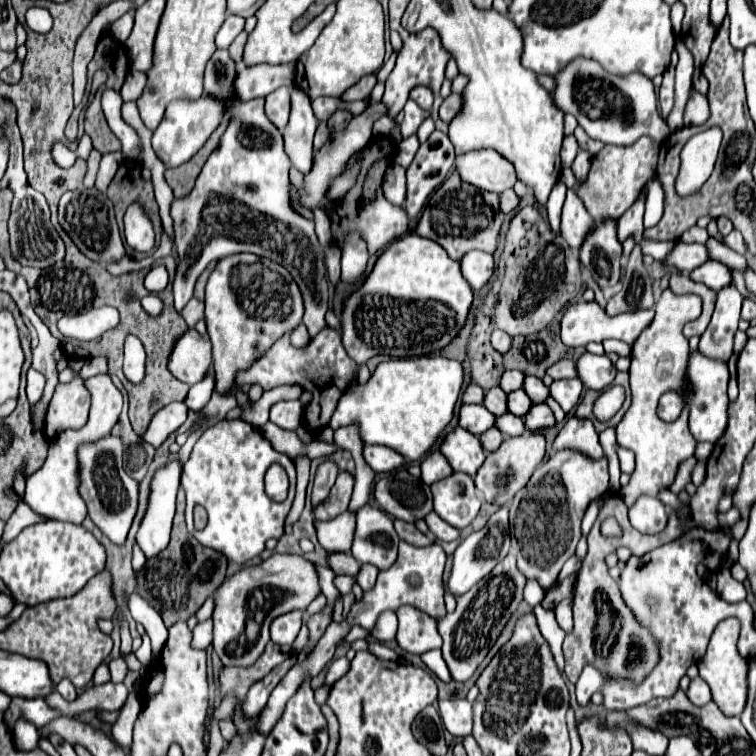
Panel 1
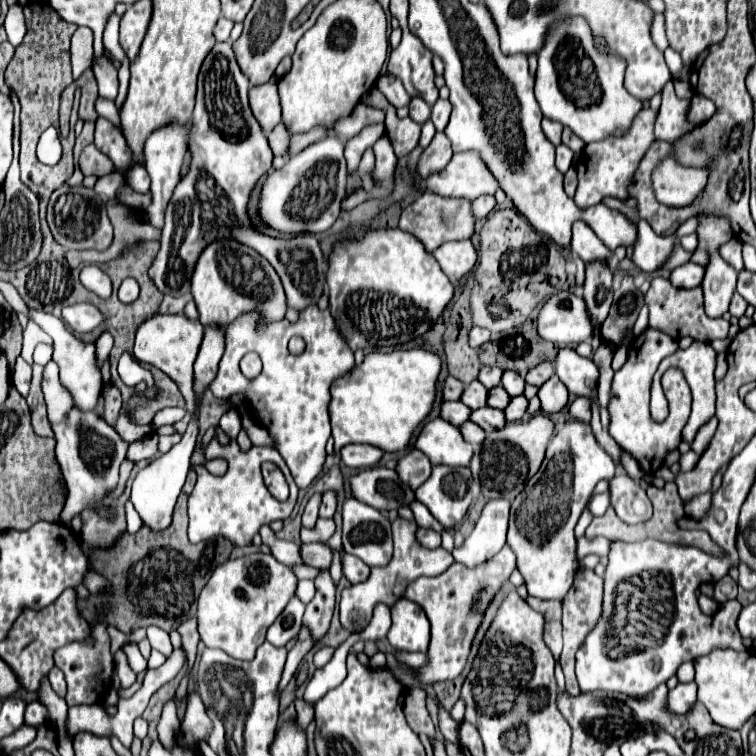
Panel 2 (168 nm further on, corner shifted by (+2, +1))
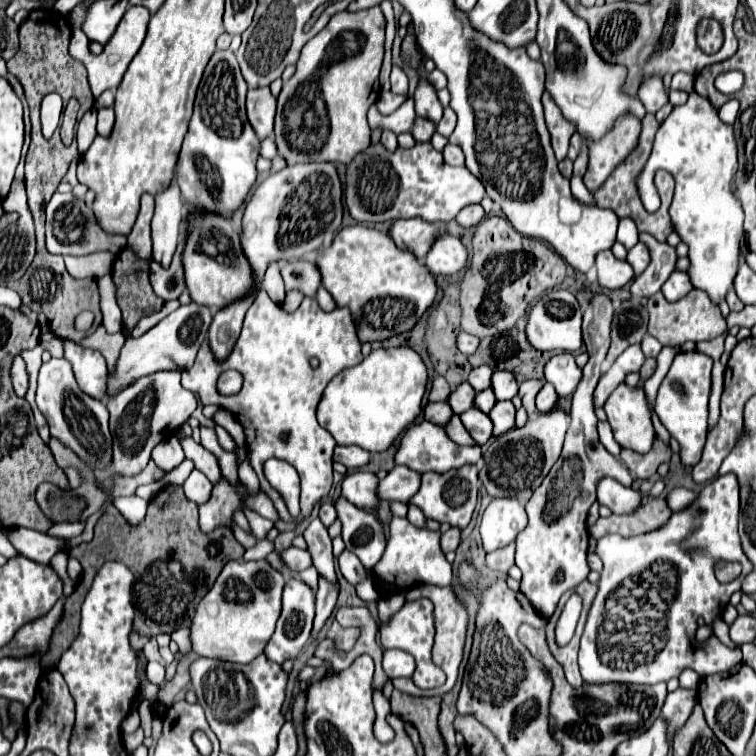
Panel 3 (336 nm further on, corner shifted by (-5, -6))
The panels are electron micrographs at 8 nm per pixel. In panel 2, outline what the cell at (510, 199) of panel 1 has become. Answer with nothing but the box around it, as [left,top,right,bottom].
[472,196,496,218]

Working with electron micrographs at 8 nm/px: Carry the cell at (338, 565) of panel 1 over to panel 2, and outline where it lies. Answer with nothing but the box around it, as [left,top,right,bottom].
[300,544,332,568]

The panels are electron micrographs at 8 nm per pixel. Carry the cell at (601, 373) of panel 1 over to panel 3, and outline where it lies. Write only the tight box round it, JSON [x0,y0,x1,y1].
[545,353,583,397]

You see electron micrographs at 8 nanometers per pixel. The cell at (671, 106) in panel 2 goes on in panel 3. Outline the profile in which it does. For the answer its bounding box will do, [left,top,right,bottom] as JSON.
[639,93,743,305]

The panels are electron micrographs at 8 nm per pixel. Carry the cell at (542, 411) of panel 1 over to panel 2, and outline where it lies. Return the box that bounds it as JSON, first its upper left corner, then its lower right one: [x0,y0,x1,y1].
[504,396,528,422]

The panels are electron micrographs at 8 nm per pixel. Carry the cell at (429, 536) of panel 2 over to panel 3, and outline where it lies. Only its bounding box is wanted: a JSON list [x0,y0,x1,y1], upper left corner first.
[441,527,459,553]

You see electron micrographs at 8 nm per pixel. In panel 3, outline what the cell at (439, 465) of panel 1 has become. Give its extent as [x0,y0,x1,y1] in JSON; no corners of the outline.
[379,465,421,503]

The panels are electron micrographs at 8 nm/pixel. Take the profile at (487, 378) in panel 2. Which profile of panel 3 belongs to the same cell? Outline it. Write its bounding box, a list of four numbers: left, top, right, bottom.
[469,367,493,391]

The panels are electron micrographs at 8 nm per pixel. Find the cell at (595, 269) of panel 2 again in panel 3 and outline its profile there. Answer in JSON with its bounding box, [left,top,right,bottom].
[515,293,633,615]

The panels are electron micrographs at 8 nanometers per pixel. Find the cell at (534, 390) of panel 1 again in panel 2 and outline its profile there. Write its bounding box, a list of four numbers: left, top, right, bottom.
[500,370,524,396]

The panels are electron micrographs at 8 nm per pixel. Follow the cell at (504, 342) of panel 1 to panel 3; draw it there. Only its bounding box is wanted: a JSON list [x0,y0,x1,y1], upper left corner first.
[457,333,479,355]

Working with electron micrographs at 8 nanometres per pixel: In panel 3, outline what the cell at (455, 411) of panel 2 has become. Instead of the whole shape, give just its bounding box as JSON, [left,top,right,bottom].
[425,403,453,427]

